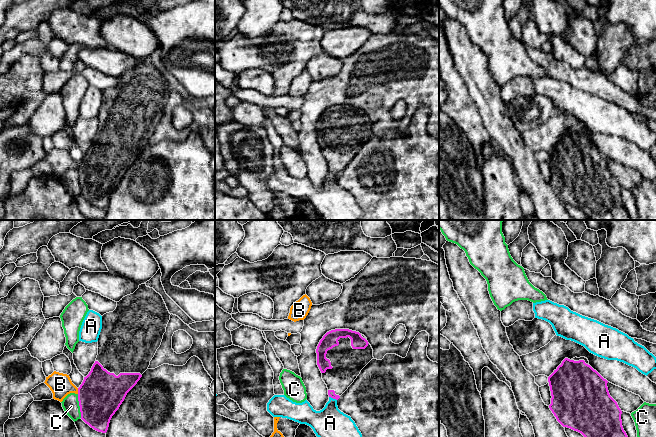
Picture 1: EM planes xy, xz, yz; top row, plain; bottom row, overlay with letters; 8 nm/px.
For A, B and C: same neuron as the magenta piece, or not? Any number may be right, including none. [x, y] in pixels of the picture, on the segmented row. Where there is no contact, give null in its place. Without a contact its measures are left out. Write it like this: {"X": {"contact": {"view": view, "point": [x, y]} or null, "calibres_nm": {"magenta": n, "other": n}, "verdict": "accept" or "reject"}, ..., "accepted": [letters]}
{"A": {"contact": {"view": "xz", "point": [333, 398]}, "calibres_nm": {"magenta": 60, "other": 240}, "verdict": "reject"}, "B": {"contact": {"view": "xy", "point": [78, 391]}, "calibres_nm": {"magenta": 360, "other": 180}, "verdict": "reject"}, "C": {"contact": {"view": "xy", "point": [79, 405]}, "calibres_nm": {"magenta": 360, "other": 140}, "verdict": "reject"}, "accepted": []}

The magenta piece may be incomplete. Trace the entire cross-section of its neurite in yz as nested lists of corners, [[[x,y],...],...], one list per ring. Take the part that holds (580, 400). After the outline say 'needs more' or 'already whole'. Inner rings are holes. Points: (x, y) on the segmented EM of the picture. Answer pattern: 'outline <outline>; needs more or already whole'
outline [[[565,358],[548,382],[552,396],[549,408],[563,427],[584,437],[628,437],[622,426],[622,411],[609,394],[608,381],[589,365],[587,358]]]; needs more

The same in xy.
outline [[[144,283],[133,294],[117,302],[113,312],[102,316],[102,329],[97,341],[98,355],[78,388],[81,419],[91,428],[107,432],[112,416],[148,369],[160,347],[170,315],[162,296]]]; needs more

